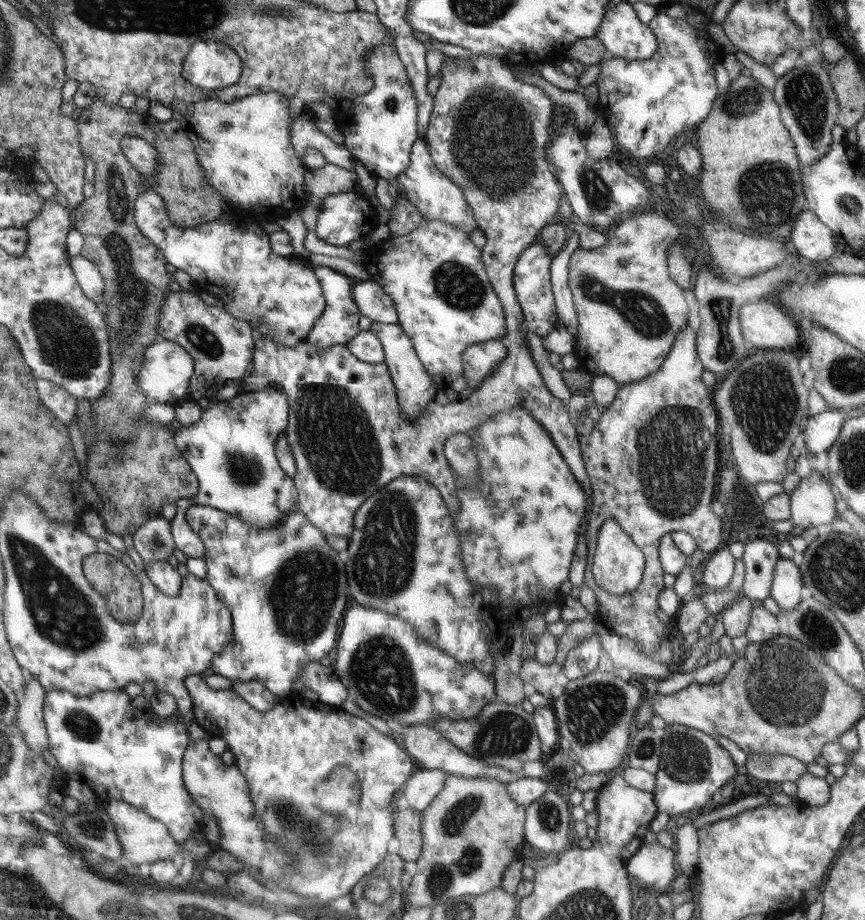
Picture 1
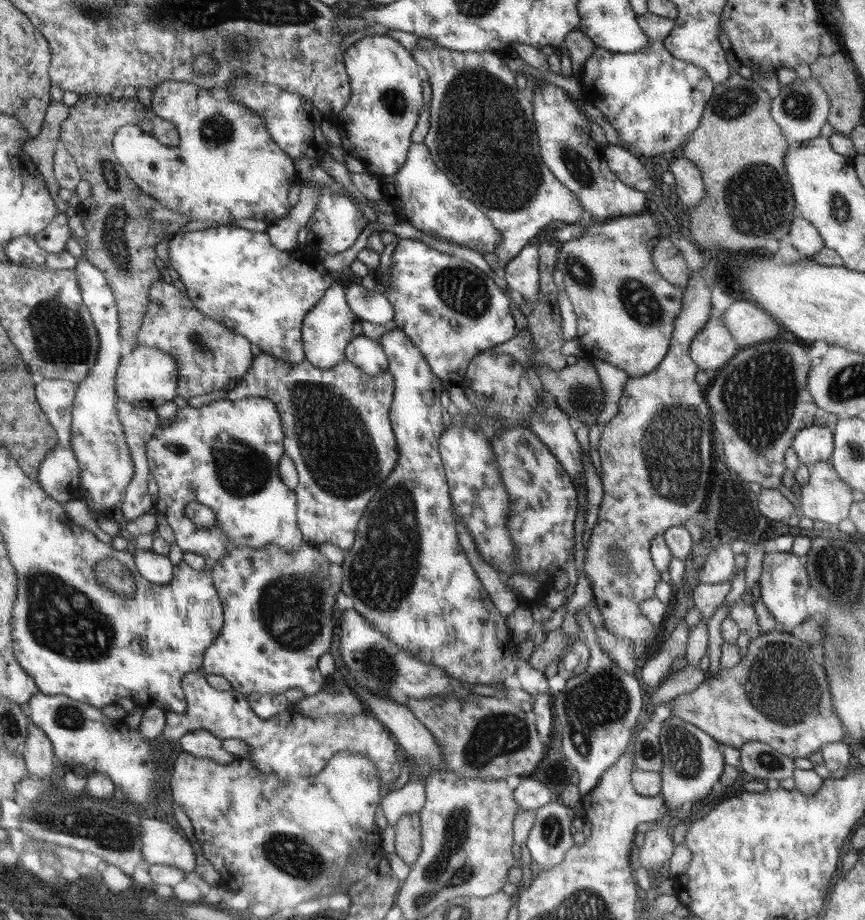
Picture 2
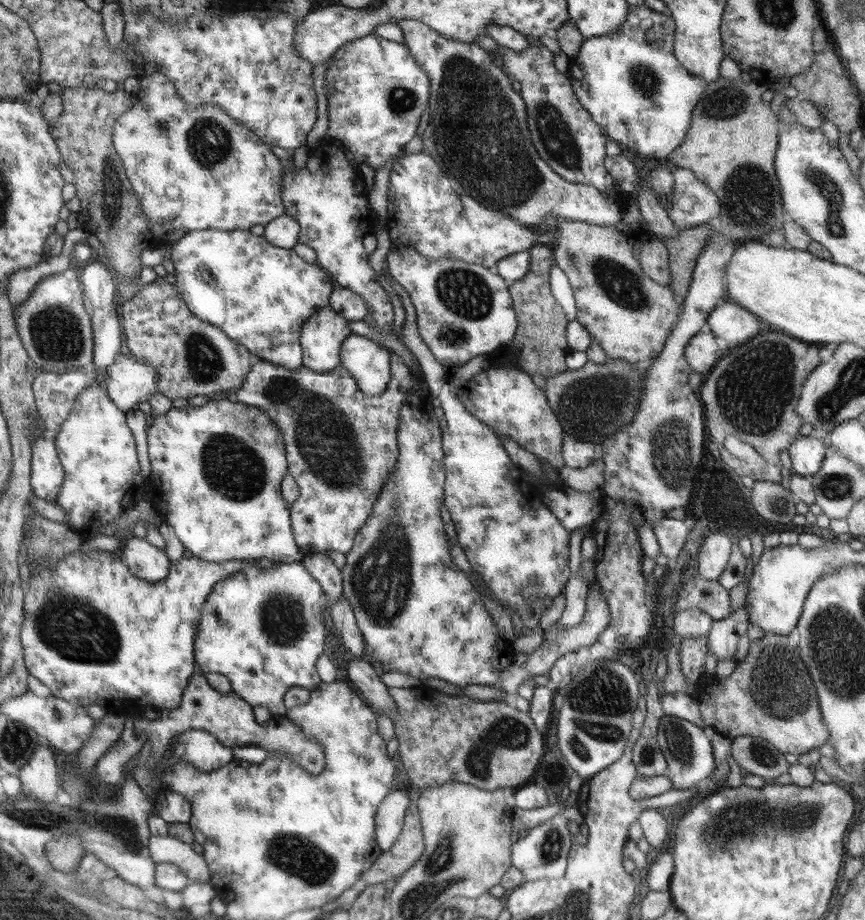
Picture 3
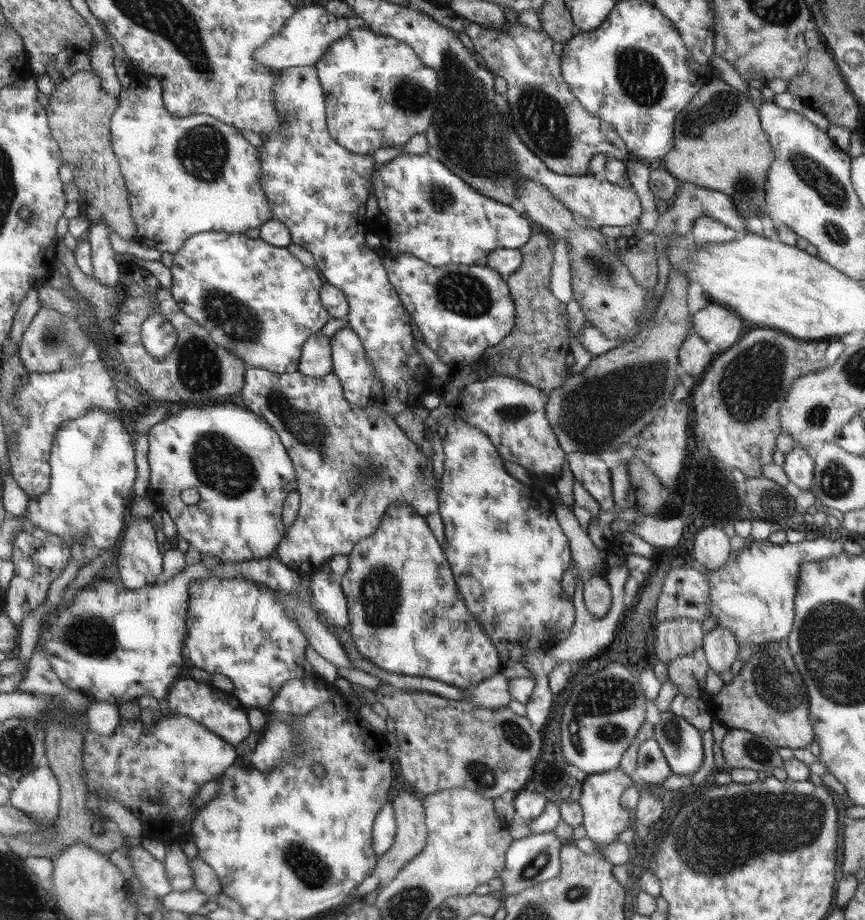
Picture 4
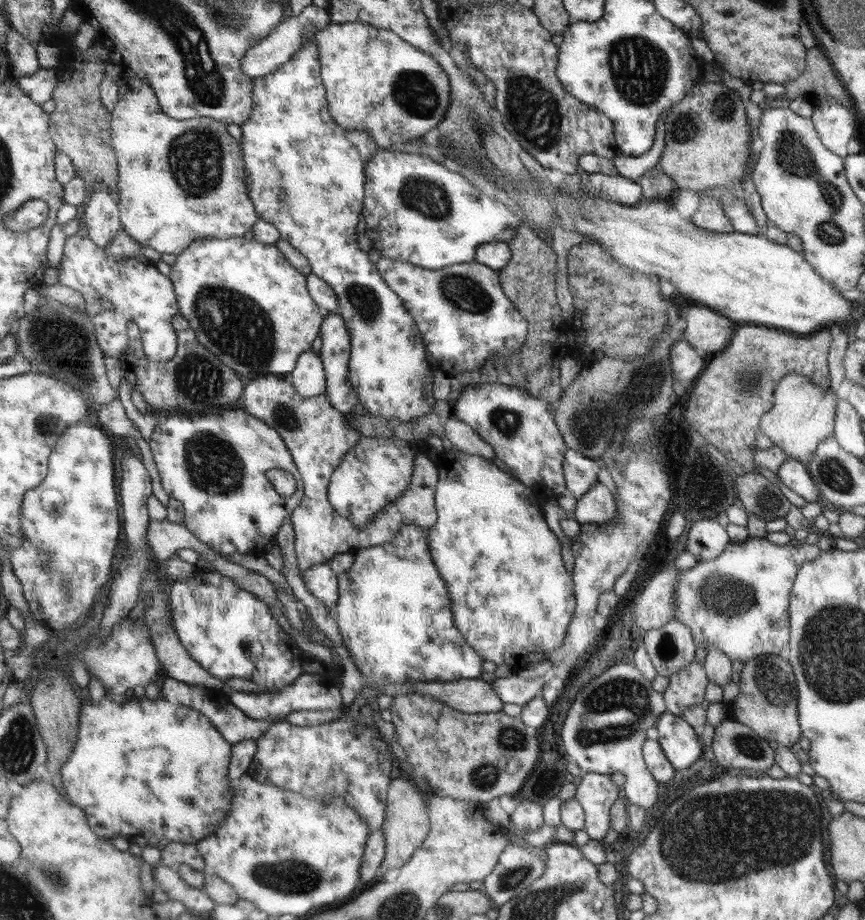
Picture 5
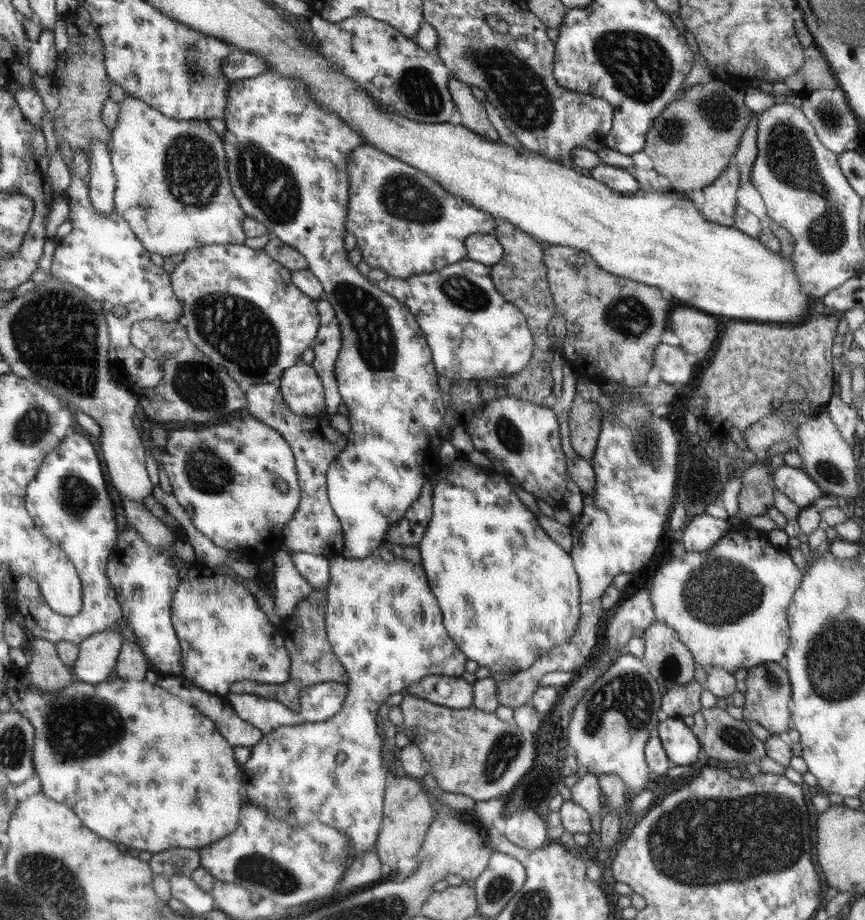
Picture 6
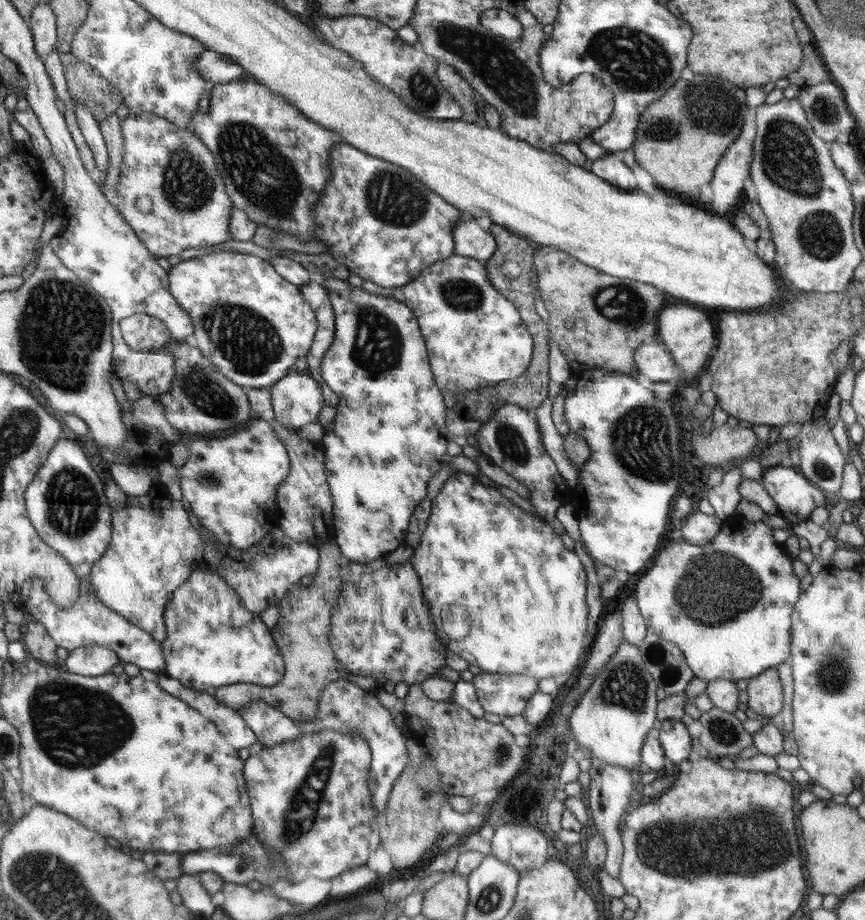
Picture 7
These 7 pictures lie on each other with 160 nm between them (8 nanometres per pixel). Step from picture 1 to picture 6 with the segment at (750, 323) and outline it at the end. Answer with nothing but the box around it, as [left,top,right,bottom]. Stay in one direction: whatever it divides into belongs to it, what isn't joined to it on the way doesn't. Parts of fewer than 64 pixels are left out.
[668,306,723,362]

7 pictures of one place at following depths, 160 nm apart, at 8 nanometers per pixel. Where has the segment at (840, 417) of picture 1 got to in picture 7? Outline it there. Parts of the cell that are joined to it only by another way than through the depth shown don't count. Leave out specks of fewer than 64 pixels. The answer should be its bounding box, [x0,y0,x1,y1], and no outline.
[760,464,826,527]

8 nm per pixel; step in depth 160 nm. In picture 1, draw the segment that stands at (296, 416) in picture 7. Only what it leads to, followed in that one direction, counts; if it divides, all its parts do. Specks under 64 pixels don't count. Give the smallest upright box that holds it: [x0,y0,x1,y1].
[306,266,362,350]

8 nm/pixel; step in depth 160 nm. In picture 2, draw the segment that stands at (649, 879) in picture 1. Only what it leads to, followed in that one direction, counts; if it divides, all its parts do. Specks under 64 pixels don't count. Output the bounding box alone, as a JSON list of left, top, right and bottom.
[639,822,675,870]

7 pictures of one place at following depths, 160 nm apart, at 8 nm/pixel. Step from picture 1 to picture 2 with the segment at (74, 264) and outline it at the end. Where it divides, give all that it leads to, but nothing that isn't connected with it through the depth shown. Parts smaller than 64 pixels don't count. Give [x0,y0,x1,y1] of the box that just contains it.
[71,257,135,517]

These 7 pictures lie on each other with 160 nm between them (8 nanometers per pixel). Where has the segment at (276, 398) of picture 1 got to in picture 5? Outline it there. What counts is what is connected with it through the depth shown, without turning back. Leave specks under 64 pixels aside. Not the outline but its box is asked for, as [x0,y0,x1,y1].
[149,406,305,556]

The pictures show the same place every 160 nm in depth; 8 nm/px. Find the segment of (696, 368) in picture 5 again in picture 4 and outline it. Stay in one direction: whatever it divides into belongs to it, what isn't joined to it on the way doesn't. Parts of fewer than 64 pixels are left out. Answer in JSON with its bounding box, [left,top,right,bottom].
[677,333,717,379]

